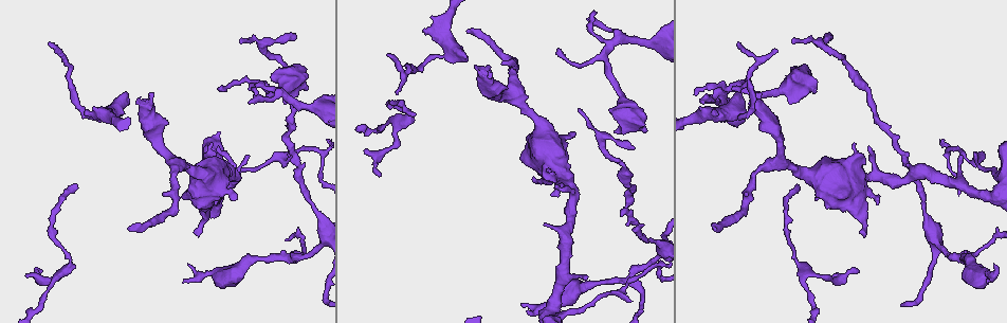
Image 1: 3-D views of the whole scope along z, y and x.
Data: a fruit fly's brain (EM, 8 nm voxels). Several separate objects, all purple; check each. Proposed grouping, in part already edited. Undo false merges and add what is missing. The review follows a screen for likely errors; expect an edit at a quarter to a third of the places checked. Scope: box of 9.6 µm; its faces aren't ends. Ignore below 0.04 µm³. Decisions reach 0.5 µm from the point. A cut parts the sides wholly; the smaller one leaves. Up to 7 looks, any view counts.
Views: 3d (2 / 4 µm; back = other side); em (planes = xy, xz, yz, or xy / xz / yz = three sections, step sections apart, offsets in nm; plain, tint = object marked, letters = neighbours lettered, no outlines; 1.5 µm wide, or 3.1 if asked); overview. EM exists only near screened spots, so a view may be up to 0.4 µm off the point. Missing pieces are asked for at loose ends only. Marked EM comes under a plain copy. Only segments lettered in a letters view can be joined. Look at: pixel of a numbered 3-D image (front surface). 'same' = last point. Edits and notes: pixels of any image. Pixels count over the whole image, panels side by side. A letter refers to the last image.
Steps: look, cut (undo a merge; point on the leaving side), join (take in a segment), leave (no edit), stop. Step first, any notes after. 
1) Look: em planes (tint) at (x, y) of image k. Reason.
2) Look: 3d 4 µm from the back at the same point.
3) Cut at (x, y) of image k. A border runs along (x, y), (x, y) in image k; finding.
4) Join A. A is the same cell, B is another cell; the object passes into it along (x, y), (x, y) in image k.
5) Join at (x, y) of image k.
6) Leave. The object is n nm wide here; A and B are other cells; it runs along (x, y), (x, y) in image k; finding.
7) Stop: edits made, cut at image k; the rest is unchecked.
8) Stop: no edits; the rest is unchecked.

Look: 3d 4 µm at (395, 91) of image 1. Tapers out.

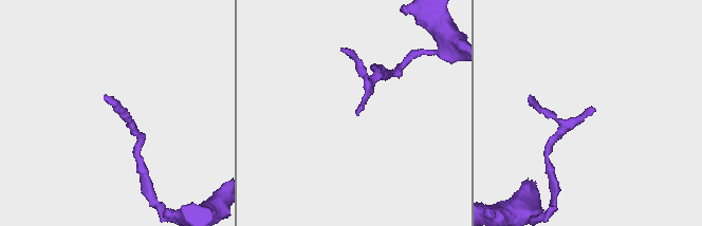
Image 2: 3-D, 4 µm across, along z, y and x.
Look: em planes (letters) at (358, 113) of image 2.

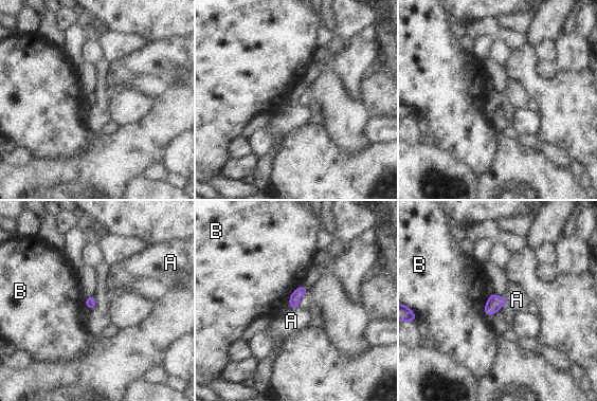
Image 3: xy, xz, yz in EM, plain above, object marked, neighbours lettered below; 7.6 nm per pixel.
Leave. A and B are other cells; a border runs along (504, 295), (507, 305) in image 3; none of them fits.

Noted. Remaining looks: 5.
Look: em planes (letters) at (798, 185) of image 1. An open end.

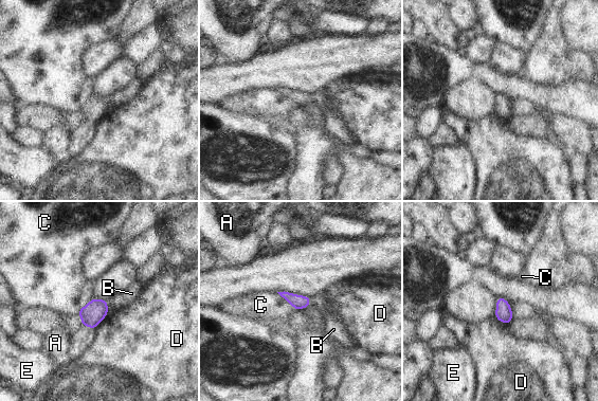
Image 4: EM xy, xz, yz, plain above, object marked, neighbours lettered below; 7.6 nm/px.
Join B. B is the same cell, A, C, D and E are other cells; the object passes into it along (297, 302), (309, 302), (331, 326) in image 4; the neuron continues.

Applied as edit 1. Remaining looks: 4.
Look: 3d 2 µm at (572, 310) of image 1. Abrupt turn.

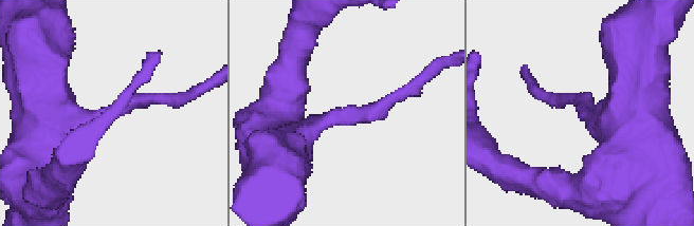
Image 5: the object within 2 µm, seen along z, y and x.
Look: em xz step 8 (tint) at (345, 113) of image 5. Now the EM.

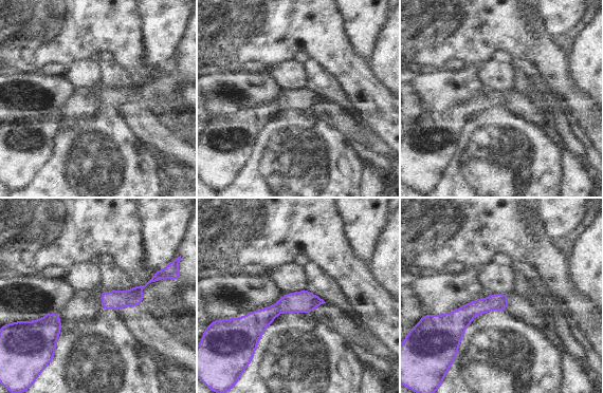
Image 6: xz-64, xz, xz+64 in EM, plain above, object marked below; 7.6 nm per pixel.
Look: em xz step 8 (letters) at the same point.

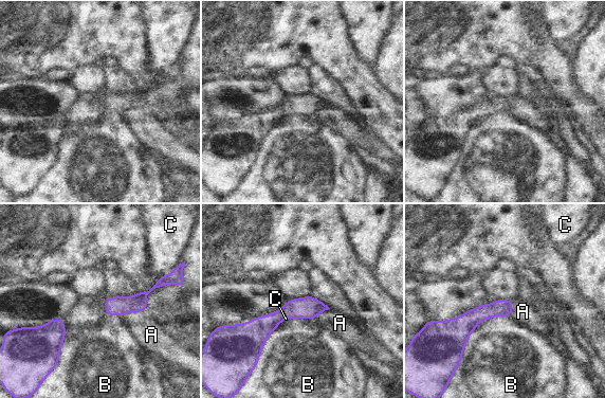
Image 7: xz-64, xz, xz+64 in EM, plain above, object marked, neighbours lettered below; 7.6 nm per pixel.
Leave. A, B and C are other cells; it runs along (324, 307), (243, 327) in image 7; all the same neuron.

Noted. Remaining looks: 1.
Stop: edits made, join at image 4; the rest is unchecked.

